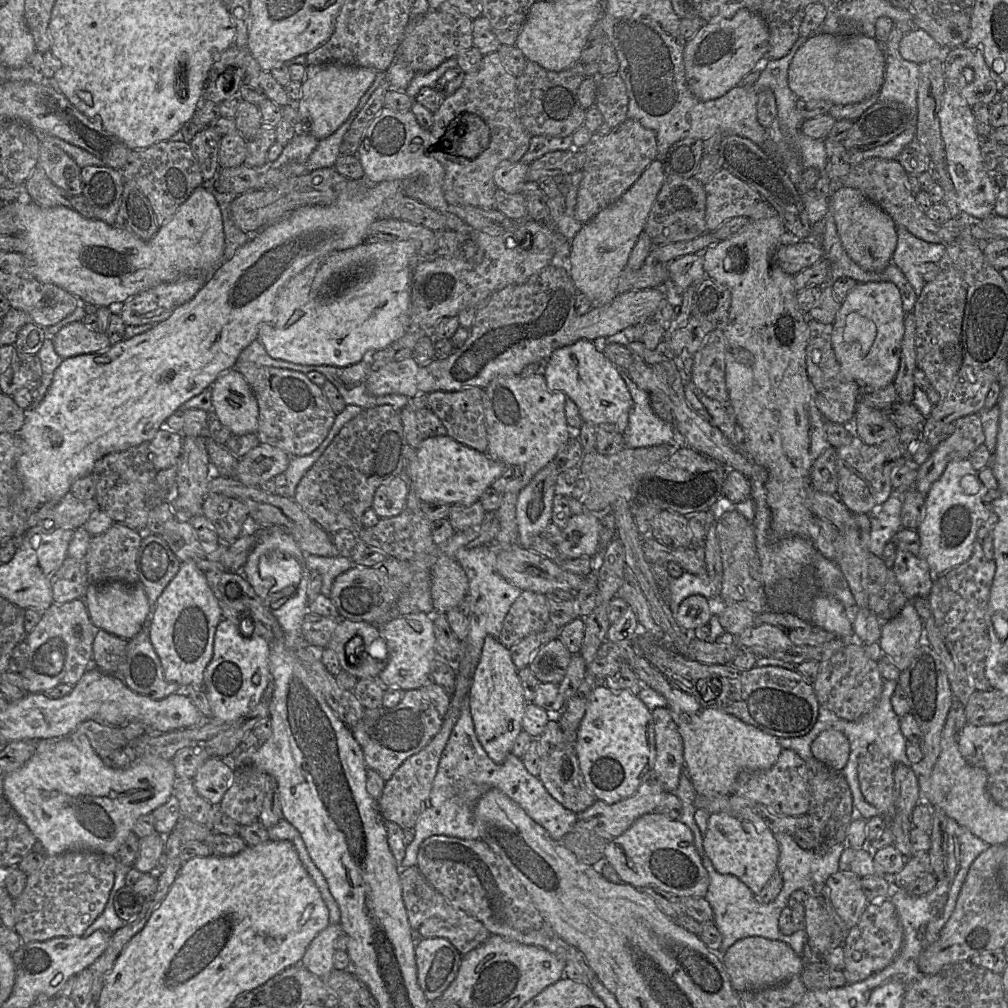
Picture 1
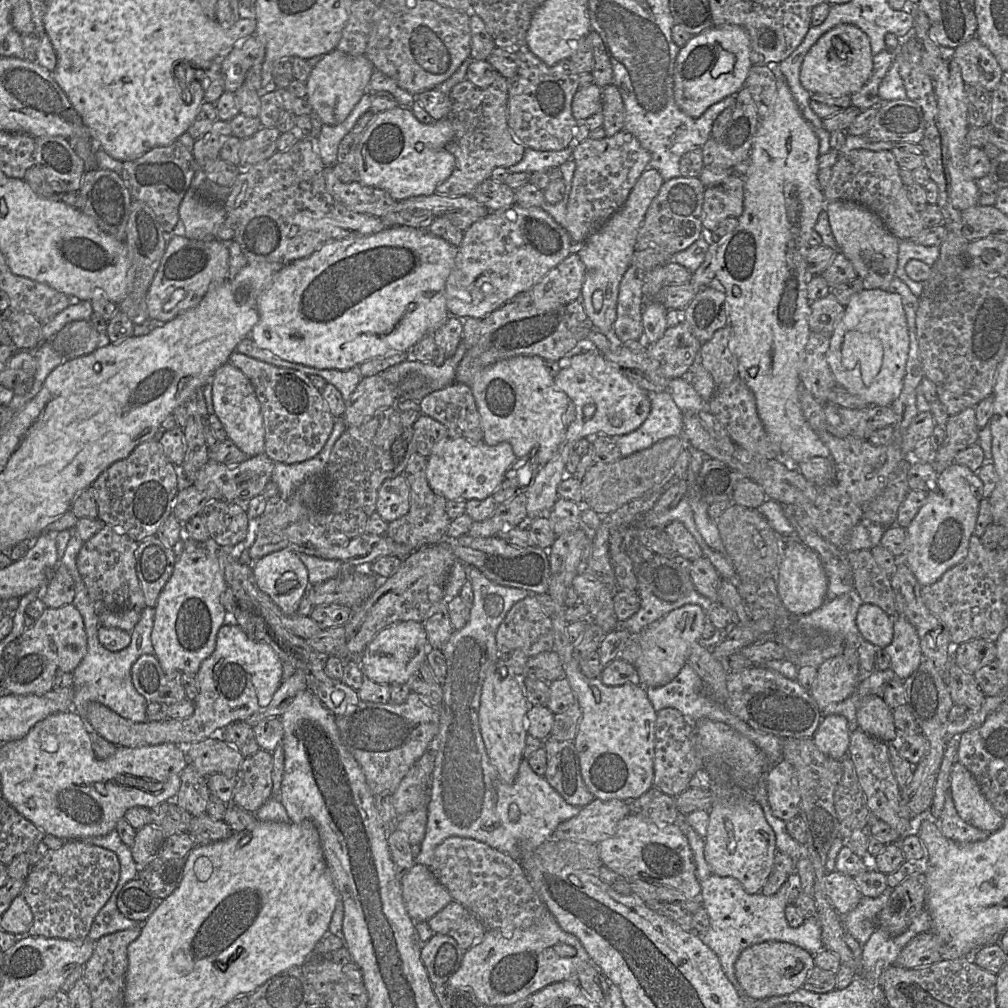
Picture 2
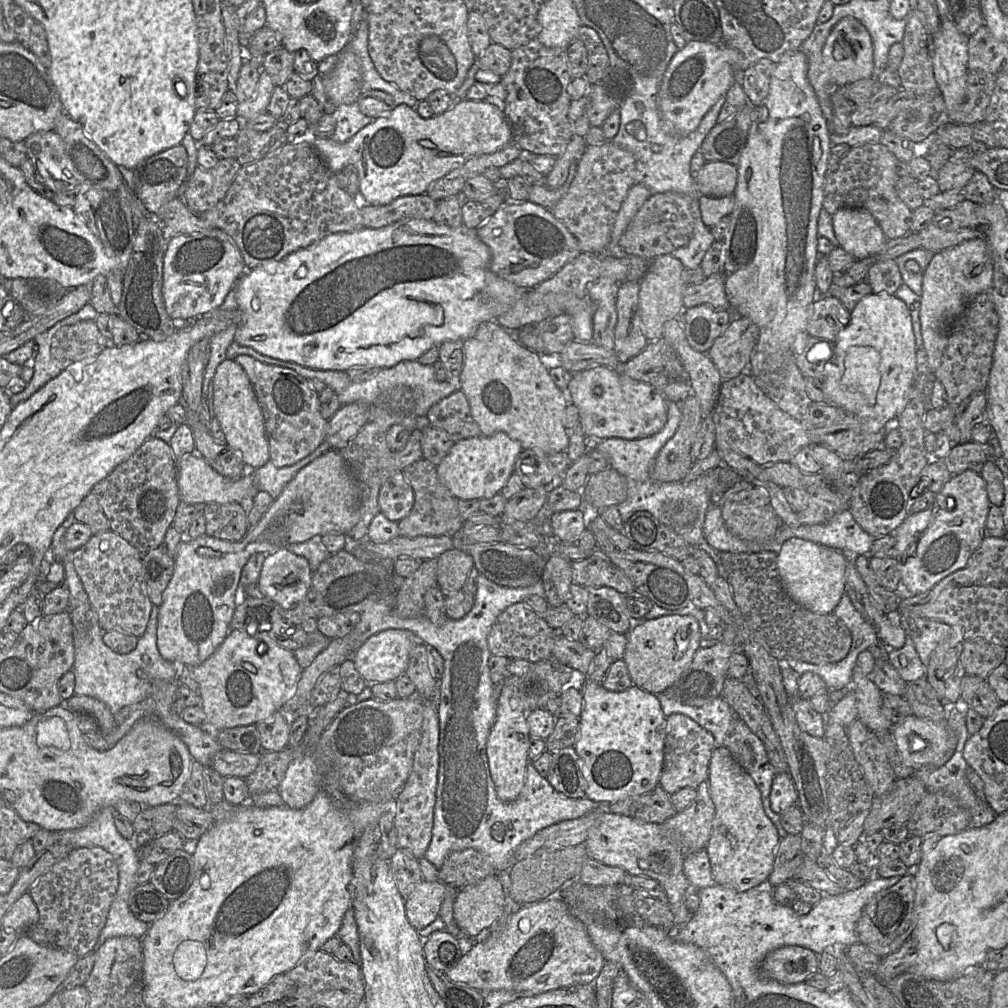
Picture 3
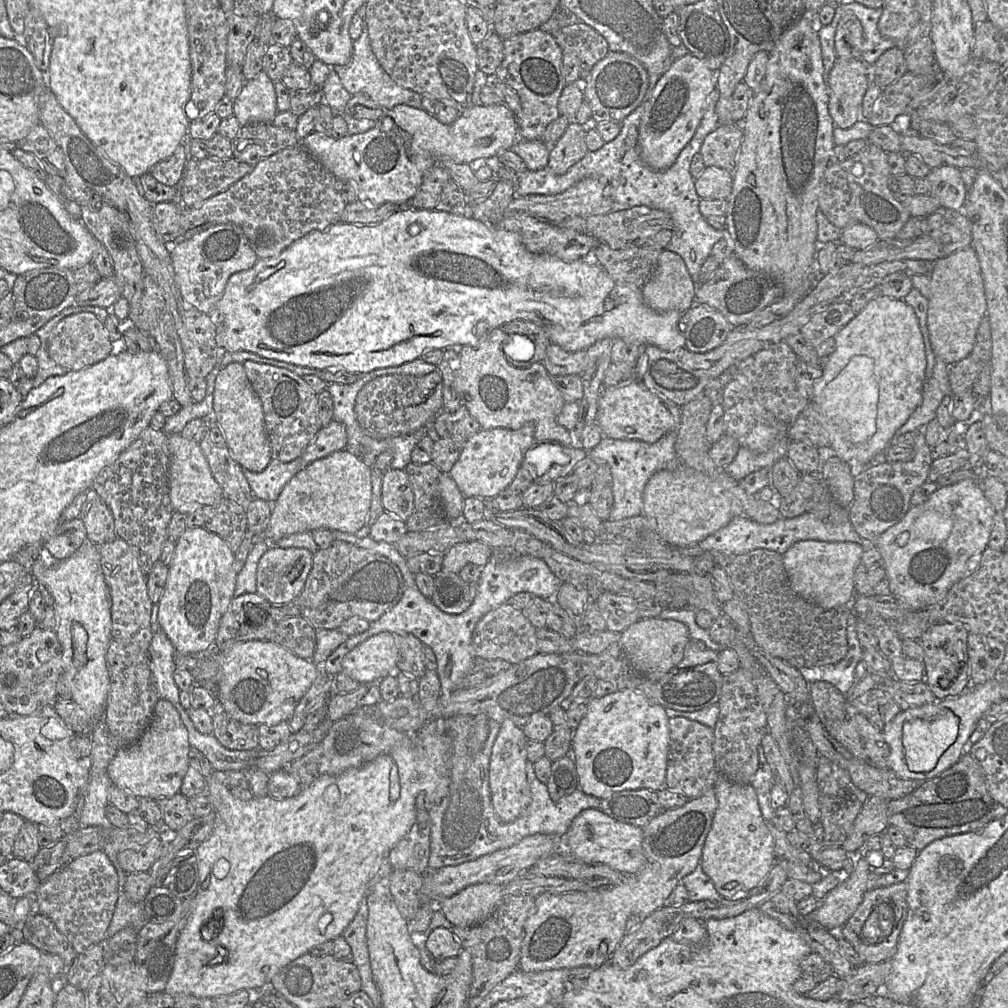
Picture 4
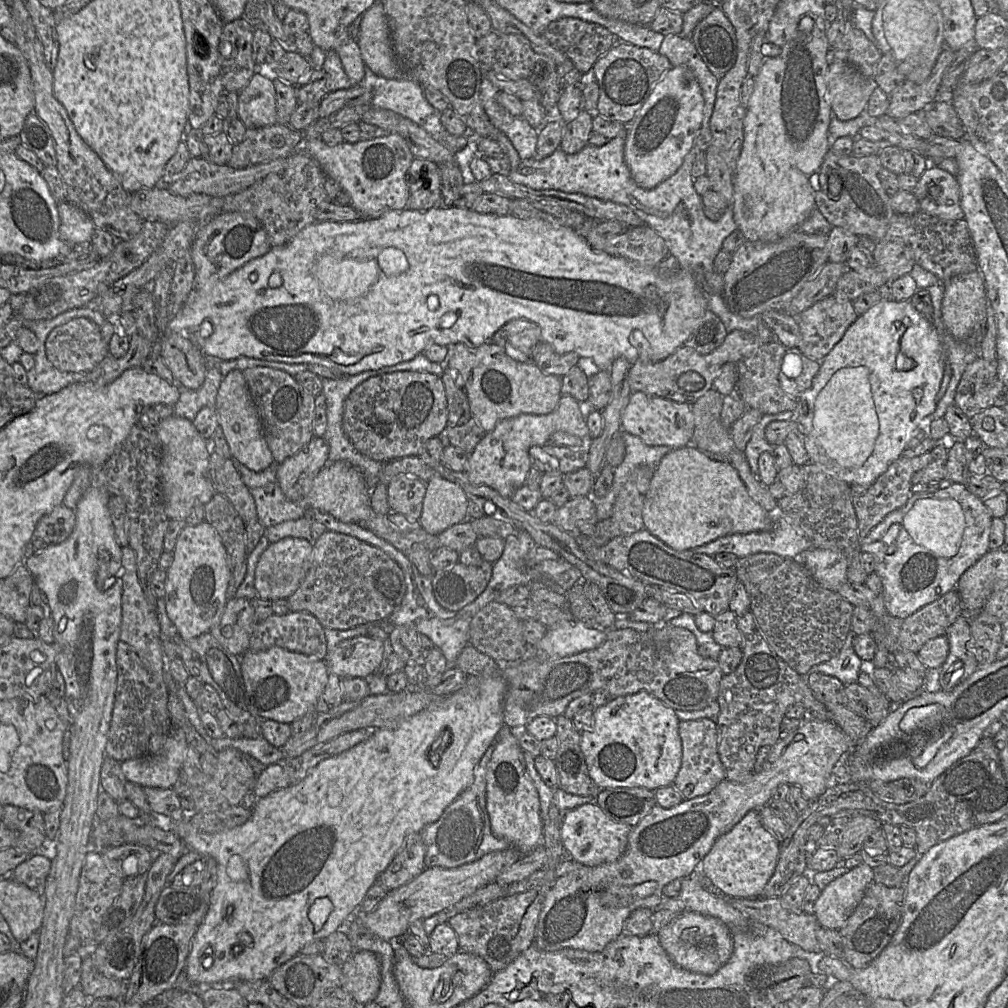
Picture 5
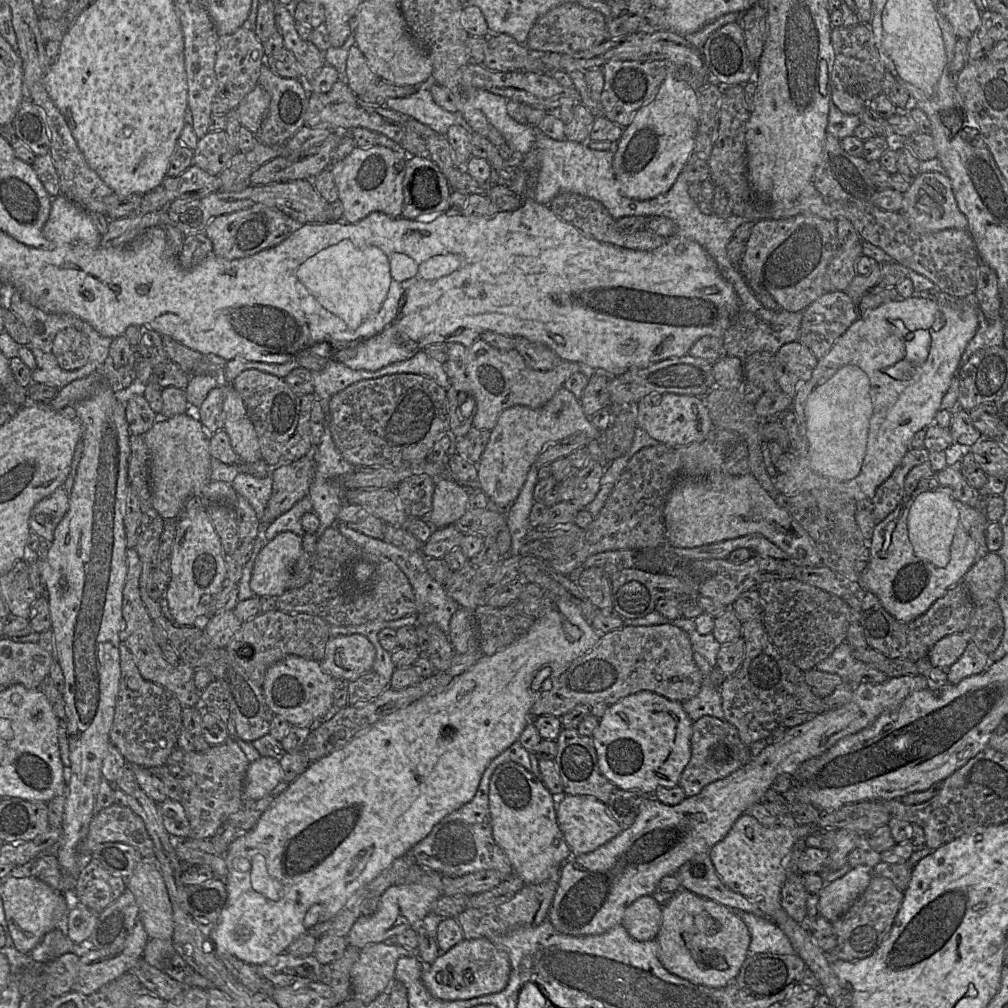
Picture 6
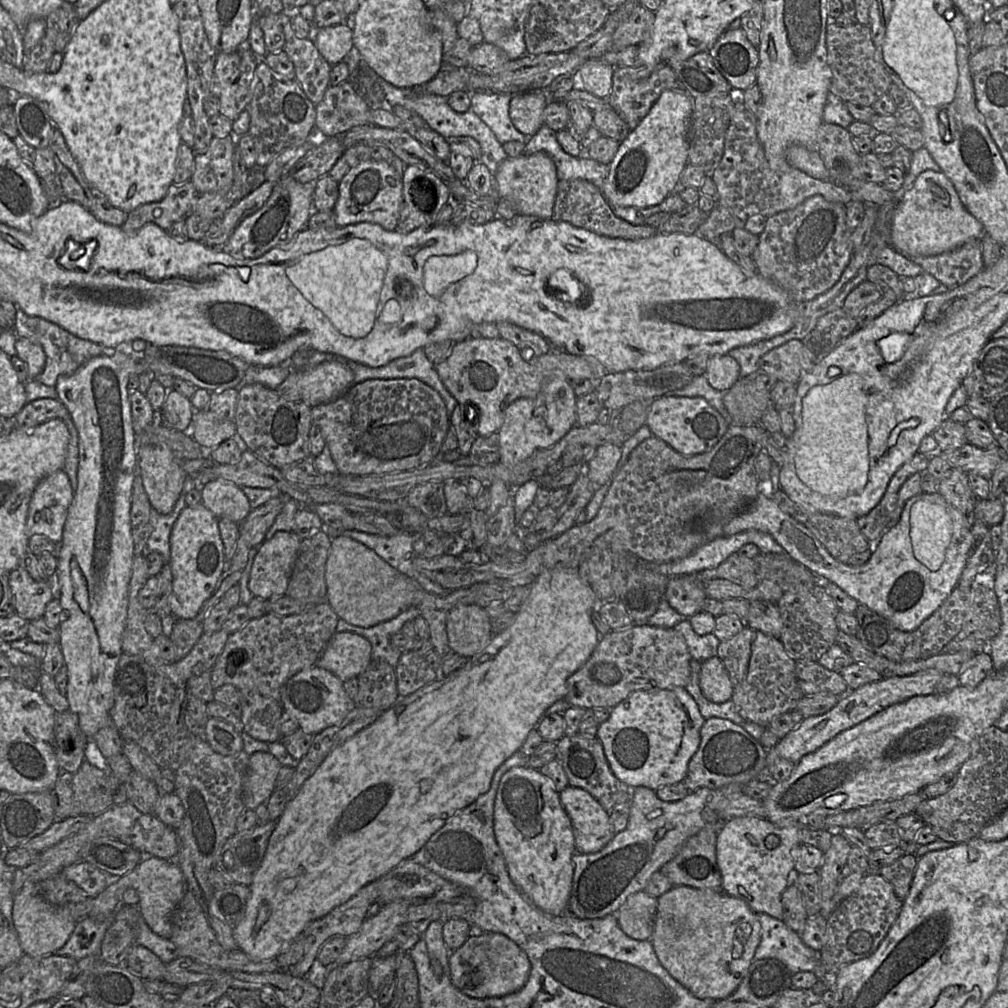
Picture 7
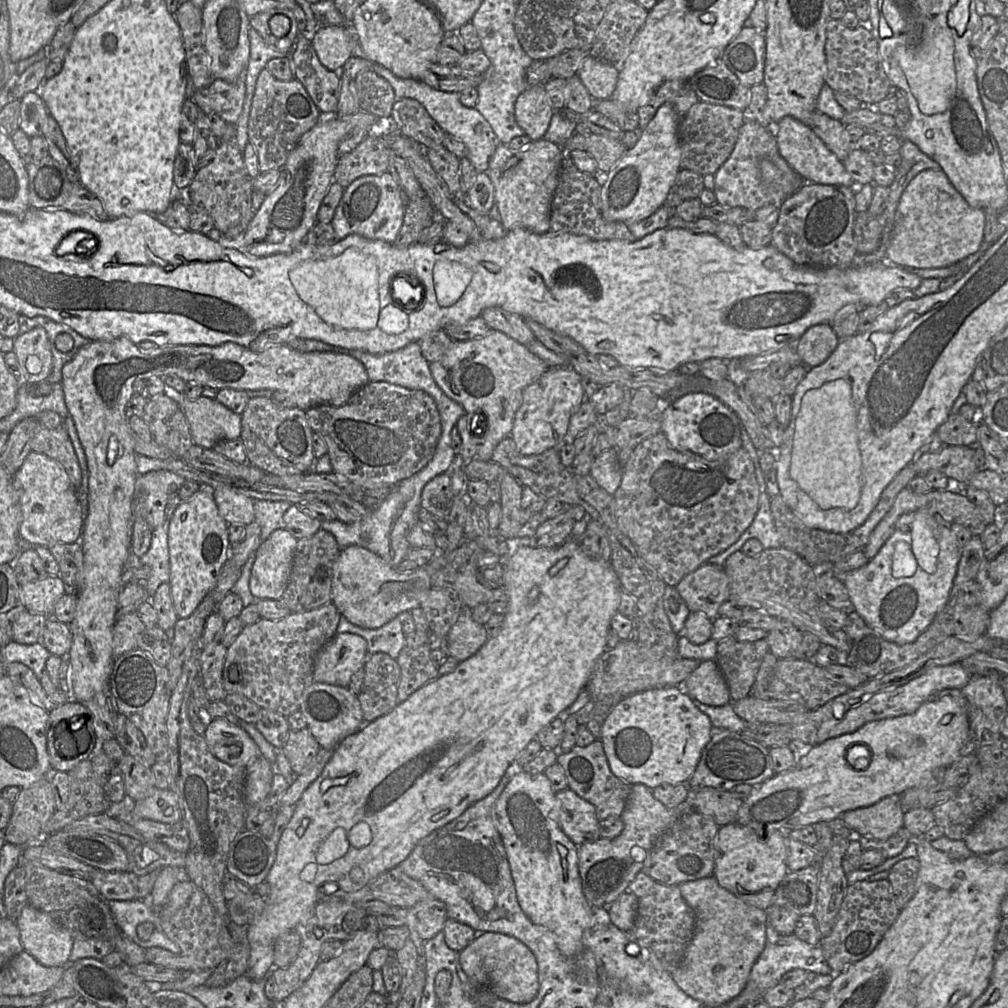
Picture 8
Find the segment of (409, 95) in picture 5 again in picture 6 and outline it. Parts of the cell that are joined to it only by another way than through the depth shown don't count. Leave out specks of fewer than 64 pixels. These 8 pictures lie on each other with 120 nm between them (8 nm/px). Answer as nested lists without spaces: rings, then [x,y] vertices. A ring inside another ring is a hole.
[[[418,87],[417,91],[406,98],[389,98],[385,101],[384,107],[403,113],[411,118],[429,126],[435,132],[446,135],[450,126],[460,124],[466,126],[466,122],[460,113],[449,112],[435,103],[428,87]]]

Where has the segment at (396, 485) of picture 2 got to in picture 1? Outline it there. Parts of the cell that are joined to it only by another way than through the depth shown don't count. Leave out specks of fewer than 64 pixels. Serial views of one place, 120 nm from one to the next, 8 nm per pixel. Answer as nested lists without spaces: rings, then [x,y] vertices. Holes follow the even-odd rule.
[[[401,473],[388,483],[378,487],[374,494],[371,508],[379,518],[397,516],[406,506],[408,493],[409,478],[405,473]]]

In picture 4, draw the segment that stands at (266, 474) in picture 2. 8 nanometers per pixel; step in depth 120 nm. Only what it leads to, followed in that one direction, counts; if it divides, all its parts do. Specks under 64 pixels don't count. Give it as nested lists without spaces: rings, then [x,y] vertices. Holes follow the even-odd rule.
[[[174,433],[167,435],[169,451],[169,490],[171,504],[175,512],[188,515],[198,508],[211,505],[225,497],[222,488],[213,477],[208,461],[199,443]]]

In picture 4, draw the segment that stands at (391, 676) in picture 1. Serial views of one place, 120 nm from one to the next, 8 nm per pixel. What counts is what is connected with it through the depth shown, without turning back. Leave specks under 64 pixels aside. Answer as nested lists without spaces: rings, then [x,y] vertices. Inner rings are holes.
[[[381,632],[358,644],[342,661],[342,671],[359,683],[380,682],[397,669],[395,635]]]

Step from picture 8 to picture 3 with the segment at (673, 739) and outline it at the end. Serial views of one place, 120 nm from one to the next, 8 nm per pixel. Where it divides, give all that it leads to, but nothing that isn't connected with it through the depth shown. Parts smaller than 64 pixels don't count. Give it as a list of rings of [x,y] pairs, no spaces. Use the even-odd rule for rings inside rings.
[[[585,679],[581,693],[583,708],[579,717],[579,733],[573,745],[581,773],[586,781],[586,797],[608,805],[631,796],[645,794],[659,786],[664,762],[666,716],[656,694],[636,685],[620,692],[605,689]]]

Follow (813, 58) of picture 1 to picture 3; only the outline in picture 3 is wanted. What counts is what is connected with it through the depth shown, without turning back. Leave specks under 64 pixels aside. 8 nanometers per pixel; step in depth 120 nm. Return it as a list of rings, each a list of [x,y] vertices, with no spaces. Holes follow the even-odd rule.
[[[853,17],[840,20],[825,42],[822,49],[822,62],[830,76],[830,82],[840,87],[873,77],[875,70],[873,46],[865,26]]]

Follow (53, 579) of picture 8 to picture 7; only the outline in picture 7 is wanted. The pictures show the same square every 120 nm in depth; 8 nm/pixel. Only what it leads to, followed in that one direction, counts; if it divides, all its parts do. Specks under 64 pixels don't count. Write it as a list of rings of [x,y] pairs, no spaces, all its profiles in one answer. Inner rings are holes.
[[[19,566],[8,577],[15,613],[28,621],[43,617],[46,606],[54,598],[50,583],[35,581]]]

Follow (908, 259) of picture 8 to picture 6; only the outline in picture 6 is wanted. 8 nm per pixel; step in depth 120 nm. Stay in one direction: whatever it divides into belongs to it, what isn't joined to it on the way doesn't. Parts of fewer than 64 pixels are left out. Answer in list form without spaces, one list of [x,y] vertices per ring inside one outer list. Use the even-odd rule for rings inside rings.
[[[936,171],[920,173],[903,193],[901,212],[909,224],[919,232],[938,232],[944,229],[967,229],[968,220],[955,199],[951,180],[946,174]]]

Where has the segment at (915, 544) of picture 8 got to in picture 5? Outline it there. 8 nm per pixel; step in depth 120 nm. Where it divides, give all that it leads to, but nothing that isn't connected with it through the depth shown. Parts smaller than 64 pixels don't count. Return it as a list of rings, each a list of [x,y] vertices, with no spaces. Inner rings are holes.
[[[952,498],[919,499],[908,511],[907,516],[905,515],[904,527],[916,544],[938,556],[952,558],[960,546],[964,514],[959,503]]]

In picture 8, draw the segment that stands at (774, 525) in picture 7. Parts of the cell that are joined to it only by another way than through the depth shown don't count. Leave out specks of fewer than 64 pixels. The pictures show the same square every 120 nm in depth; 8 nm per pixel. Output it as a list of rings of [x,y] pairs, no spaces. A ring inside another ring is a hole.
[[[919,509],[899,517],[892,534],[865,565],[847,573],[834,574],[846,587],[852,609],[861,616],[866,624],[884,639],[903,645],[913,642],[933,622],[937,613],[945,607],[953,587],[961,555],[962,547],[959,546],[949,525],[939,524],[927,510]],[[915,519],[923,519],[926,522],[939,544],[937,570],[932,574],[927,573],[917,564],[912,552],[911,524]]]

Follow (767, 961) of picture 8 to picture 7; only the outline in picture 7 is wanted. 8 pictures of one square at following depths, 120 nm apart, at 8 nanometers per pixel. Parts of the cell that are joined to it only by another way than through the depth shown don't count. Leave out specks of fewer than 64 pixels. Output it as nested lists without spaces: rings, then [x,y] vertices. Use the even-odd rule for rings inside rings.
[[[756,913],[761,924],[761,939],[754,960],[776,958],[793,974],[814,971],[820,963],[820,952],[803,943],[797,932],[782,920],[765,913]]]

